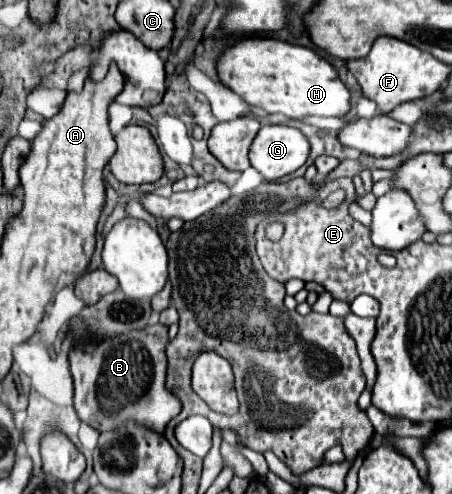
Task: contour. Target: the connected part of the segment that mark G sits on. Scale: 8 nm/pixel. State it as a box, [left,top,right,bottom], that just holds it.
[249,124,309,182]

